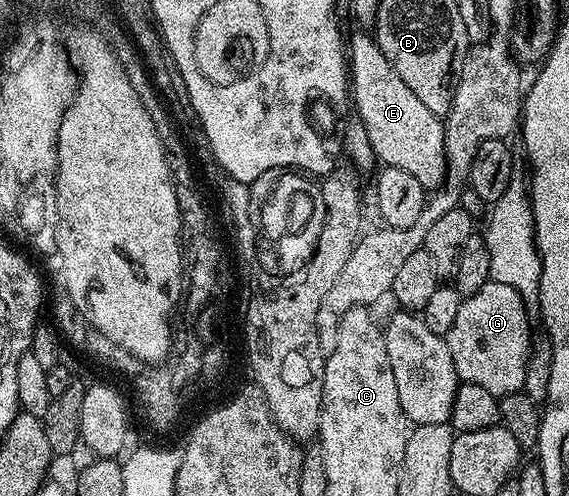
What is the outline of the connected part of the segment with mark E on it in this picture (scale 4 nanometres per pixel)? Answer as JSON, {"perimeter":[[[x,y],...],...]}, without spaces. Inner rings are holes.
{"perimeter":[[[356,29],[352,36],[346,39],[346,58],[350,76],[350,103],[358,114],[359,123],[366,129],[366,137],[370,137],[370,145],[374,149],[377,160],[383,166],[406,169],[426,189],[435,189],[445,182],[447,157],[444,156],[444,125],[441,116],[430,113],[426,104],[412,92],[394,73],[394,65],[386,61],[386,53],[376,44],[375,38],[367,30]]]}

